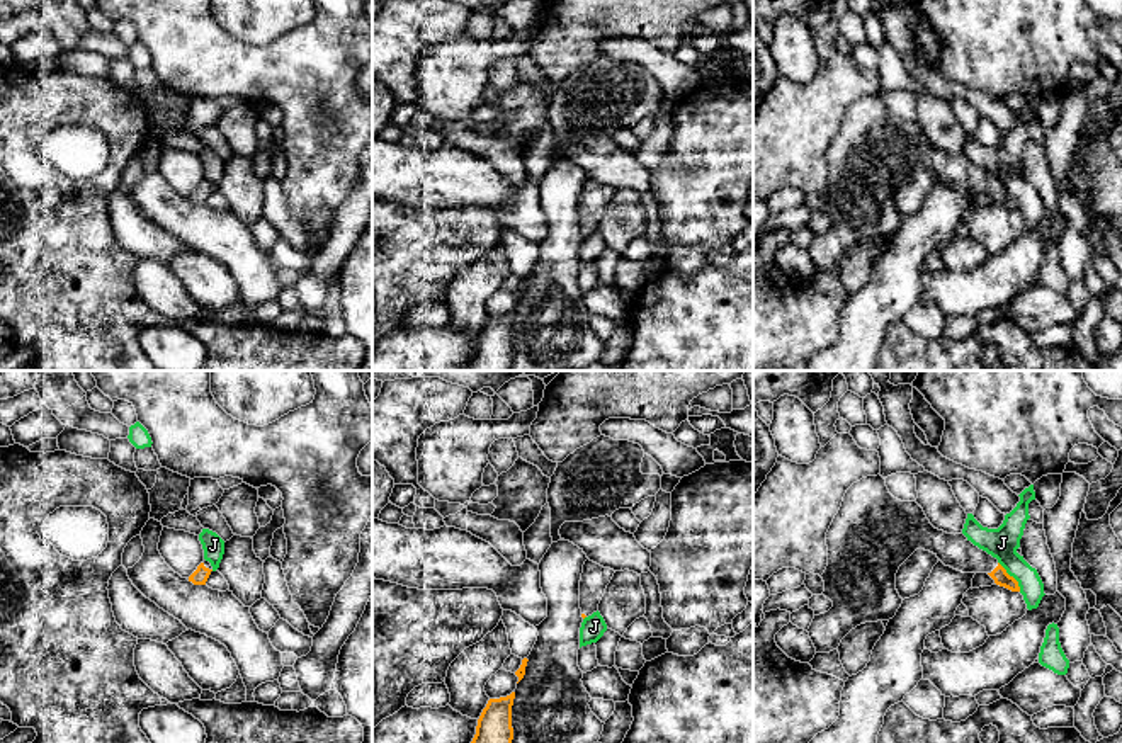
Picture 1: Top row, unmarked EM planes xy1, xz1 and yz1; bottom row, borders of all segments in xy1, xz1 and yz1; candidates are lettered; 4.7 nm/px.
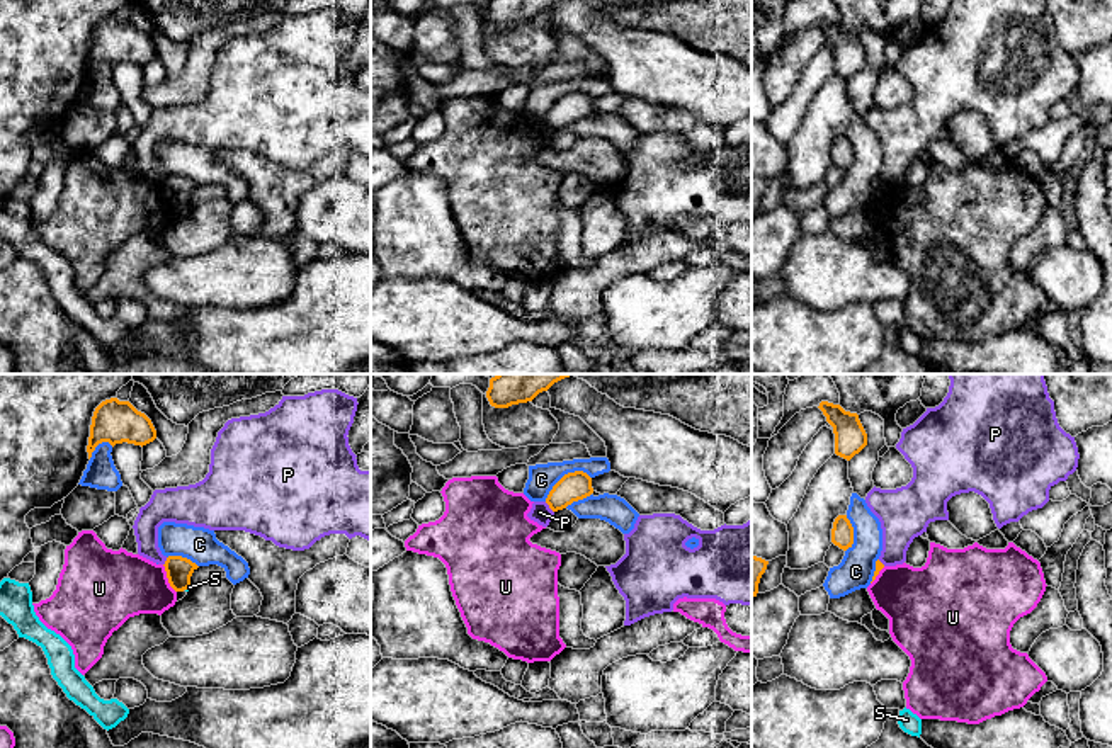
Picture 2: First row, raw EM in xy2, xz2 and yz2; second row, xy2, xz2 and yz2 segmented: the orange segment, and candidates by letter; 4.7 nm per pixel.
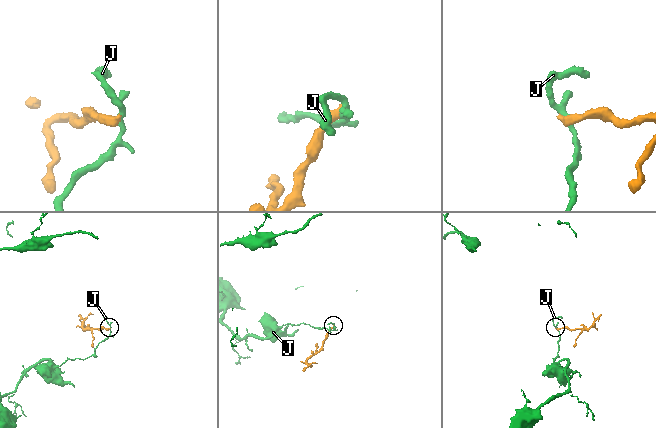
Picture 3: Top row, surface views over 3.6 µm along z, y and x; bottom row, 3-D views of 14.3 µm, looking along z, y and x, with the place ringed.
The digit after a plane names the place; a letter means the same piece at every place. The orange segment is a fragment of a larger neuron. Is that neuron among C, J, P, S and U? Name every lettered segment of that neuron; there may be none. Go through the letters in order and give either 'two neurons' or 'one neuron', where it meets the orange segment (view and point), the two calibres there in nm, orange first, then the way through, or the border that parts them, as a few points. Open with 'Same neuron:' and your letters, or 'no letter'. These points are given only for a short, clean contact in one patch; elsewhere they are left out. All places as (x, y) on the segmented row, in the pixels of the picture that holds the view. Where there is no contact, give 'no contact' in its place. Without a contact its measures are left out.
Same neuron: no letter
C: two neurons; meets orange in xz2 at (565, 475); 140 nm thick on the orange side, 130 nm on the other
J: two neurons; meets orange in yz1 at (1012, 577); 70 nm thick on the orange side, 150 nm on the other; border along yz1 (998, 561), (1020, 590)
P: two neurons; meets orange in xz2 at (550, 507); 140 nm thick on the orange side, 90 nm on the other; border along xz2 (544, 502), (553, 512)
S: two neurons; meets orange in xy2 at (187, 587); 130 nm thick on the orange side, 20 nm on the other; border along xy2 (189, 585), (186, 590)
U: two neurons; meets orange in xy2 at (167, 577); 130 nm thick on the orange side, 320 nm on the other; border along xy2 (162, 565), (167, 582), (175, 592)

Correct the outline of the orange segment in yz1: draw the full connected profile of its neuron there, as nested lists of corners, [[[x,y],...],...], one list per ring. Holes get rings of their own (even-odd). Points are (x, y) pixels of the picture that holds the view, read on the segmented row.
[[[881,474],[862,478],[847,490],[826,532],[826,546],[823,595],[833,607],[814,615],[808,629],[816,653],[838,649],[842,639],[860,624],[896,615],[903,604],[896,573],[916,549],[933,553],[957,571],[988,573],[996,585],[1020,592],[1018,581],[996,558],[962,532],[935,529],[916,502],[894,498]]]

